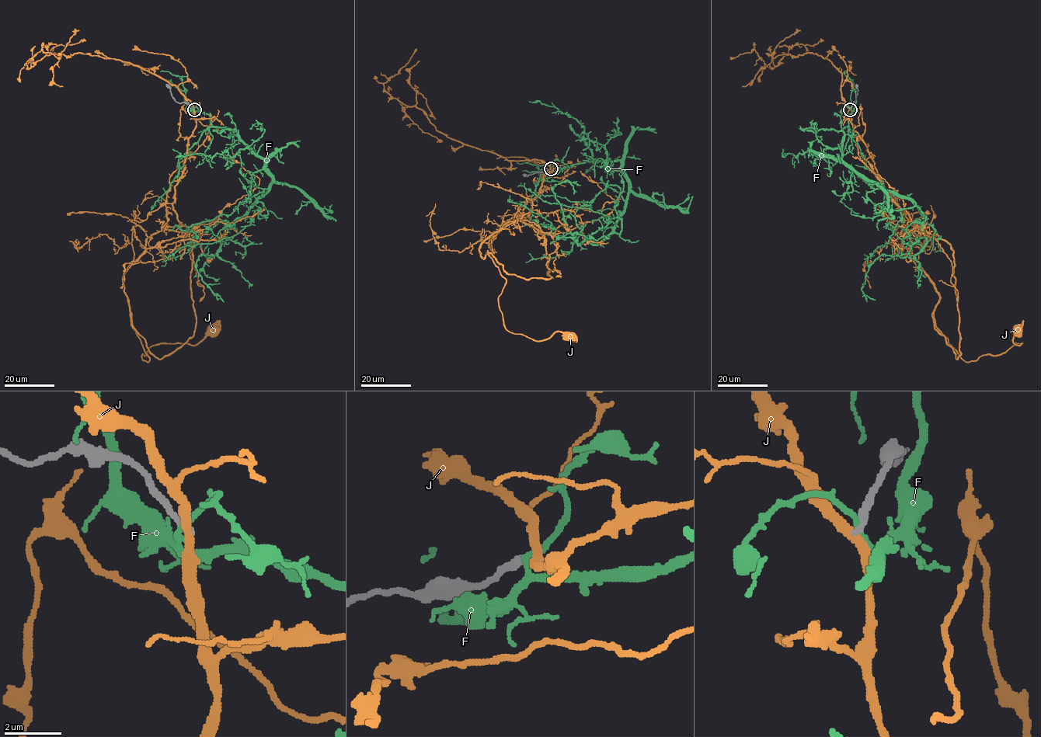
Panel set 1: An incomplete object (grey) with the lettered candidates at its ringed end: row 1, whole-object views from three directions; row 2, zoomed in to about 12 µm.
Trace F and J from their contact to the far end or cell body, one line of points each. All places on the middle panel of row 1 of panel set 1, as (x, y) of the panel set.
F: (550, 169), (620, 160), (627, 203), (616, 227), (598, 244), (578, 244), (552, 188), (568, 180), (573, 194)
J: (551, 169), (523, 206), (523, 221), (479, 248), (506, 279), (498, 300), (508, 331), (568, 337)

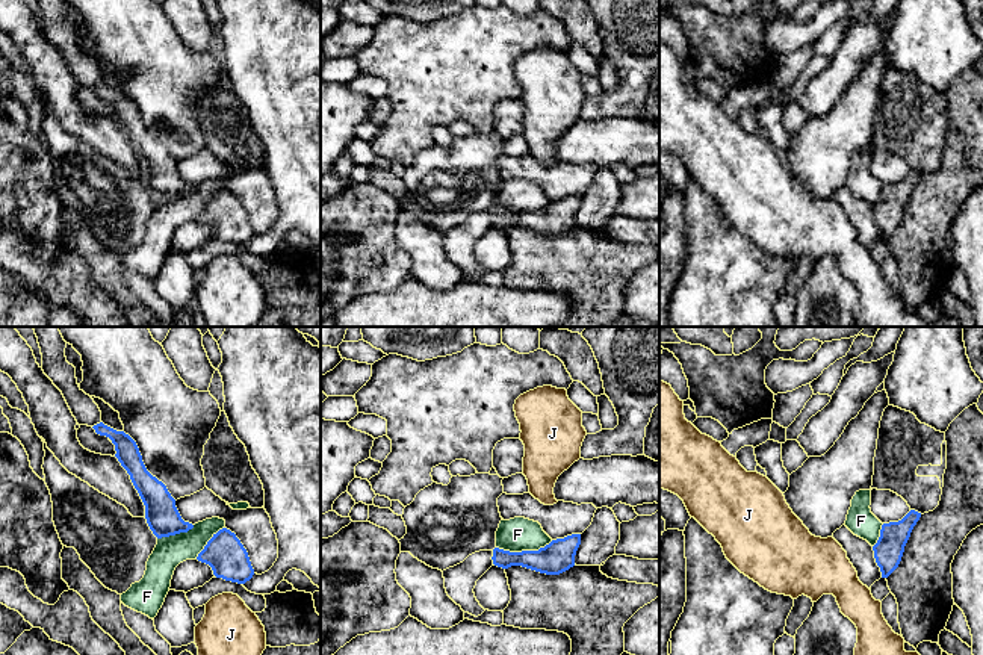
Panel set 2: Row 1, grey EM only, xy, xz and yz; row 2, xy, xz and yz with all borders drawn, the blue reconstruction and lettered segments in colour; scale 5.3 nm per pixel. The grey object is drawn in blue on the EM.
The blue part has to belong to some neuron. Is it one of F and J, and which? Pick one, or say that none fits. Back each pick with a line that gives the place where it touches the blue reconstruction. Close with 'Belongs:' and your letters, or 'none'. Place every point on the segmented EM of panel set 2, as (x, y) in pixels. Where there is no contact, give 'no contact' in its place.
Belongs: none

